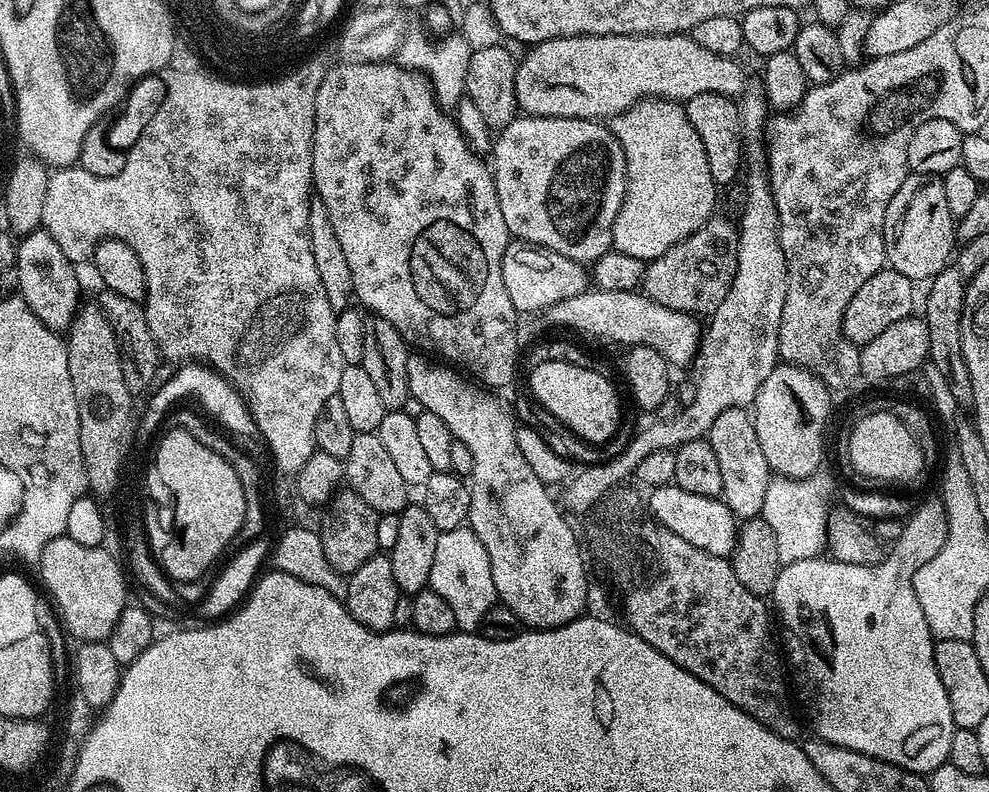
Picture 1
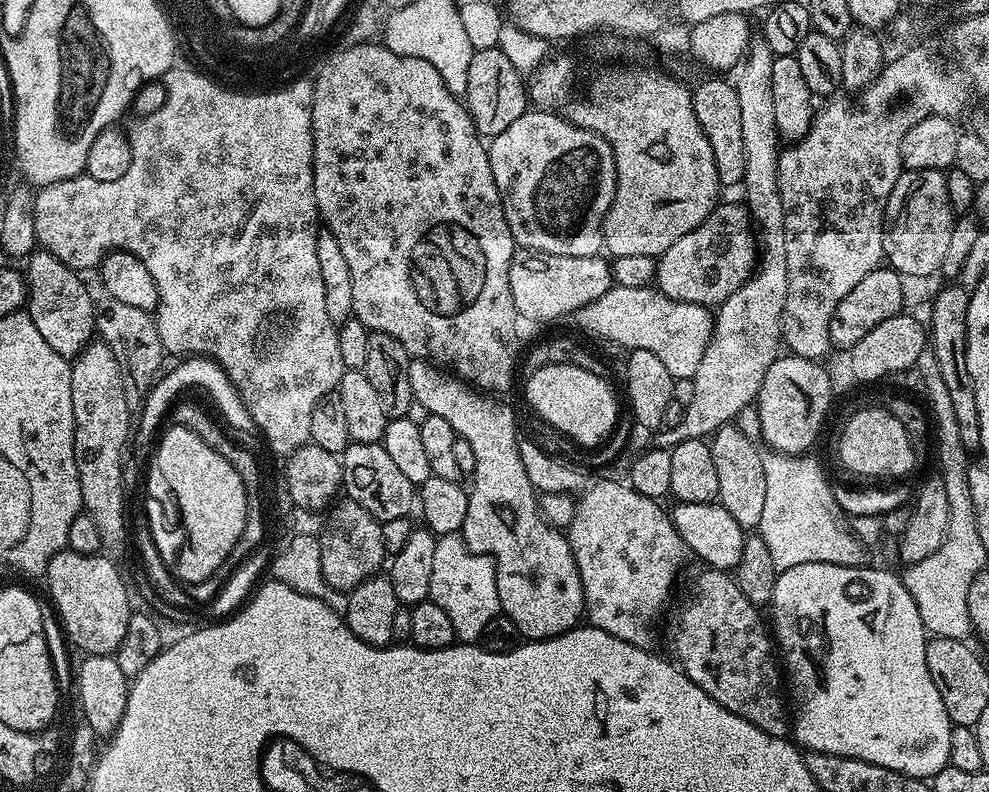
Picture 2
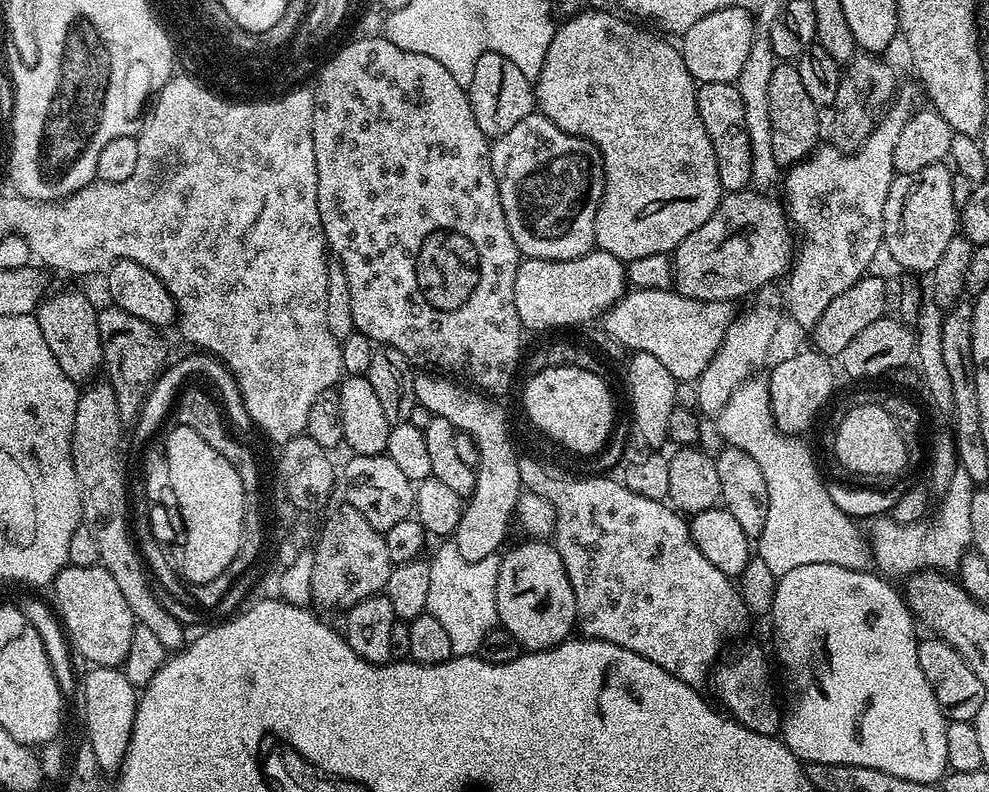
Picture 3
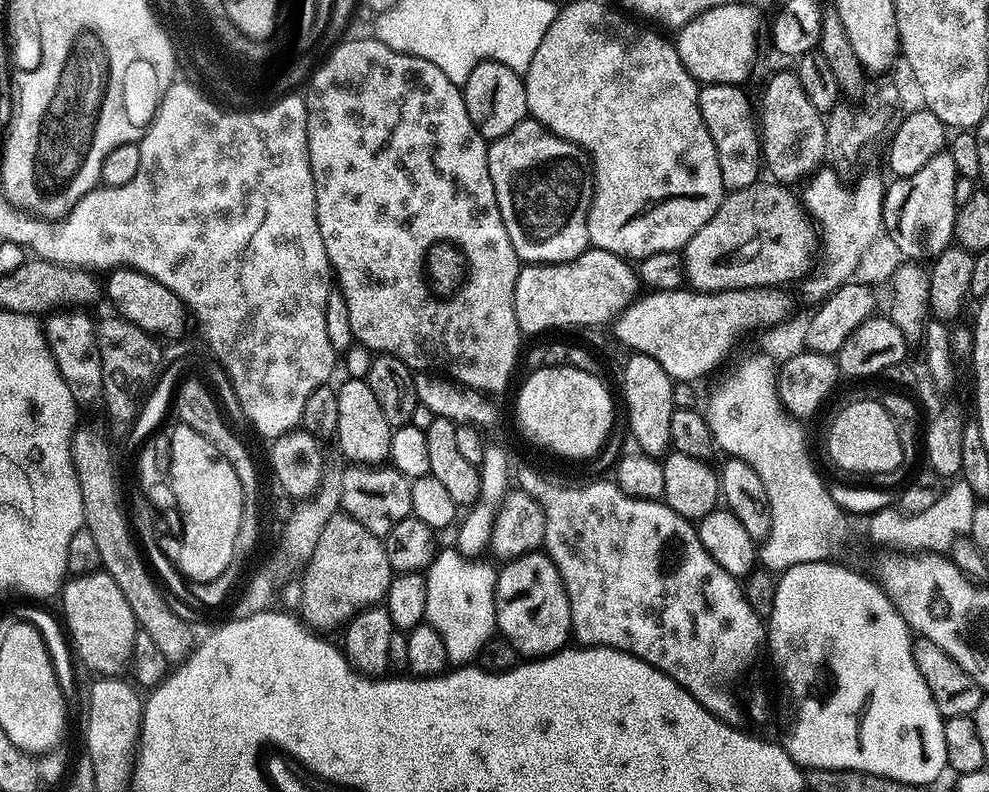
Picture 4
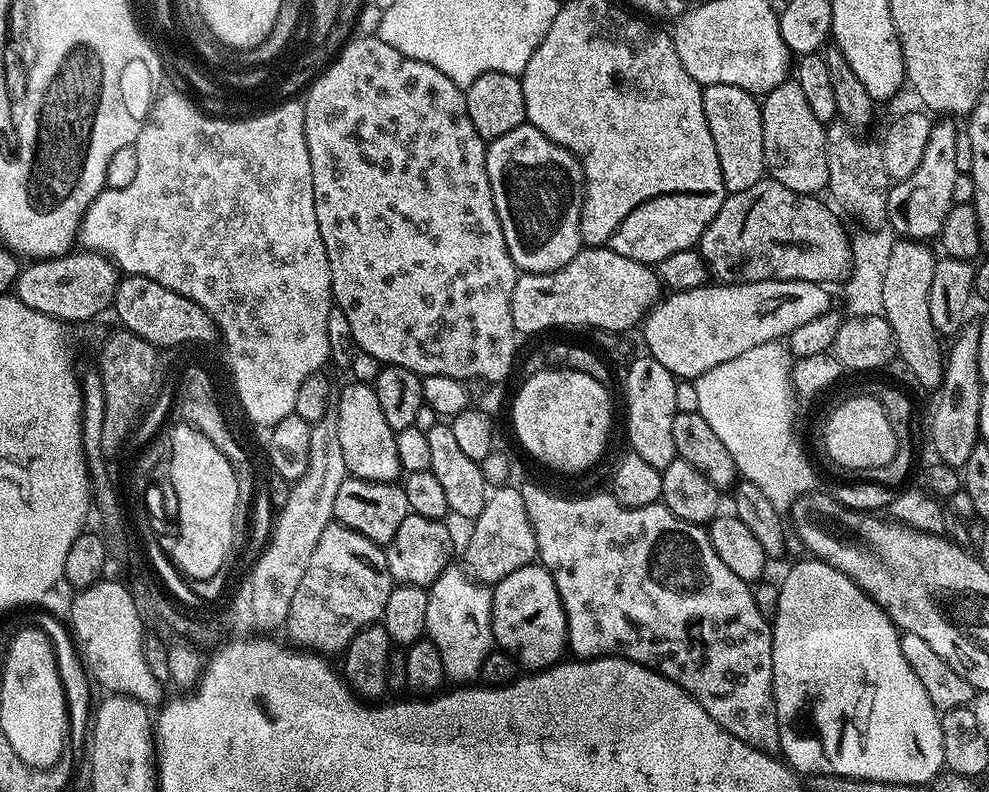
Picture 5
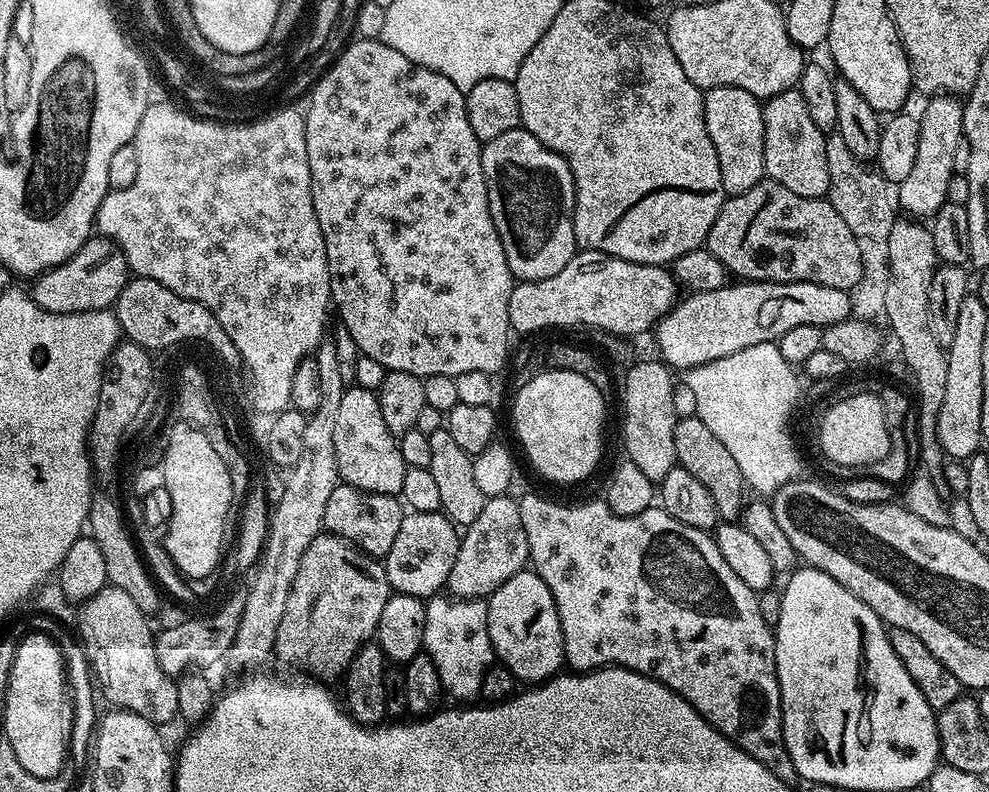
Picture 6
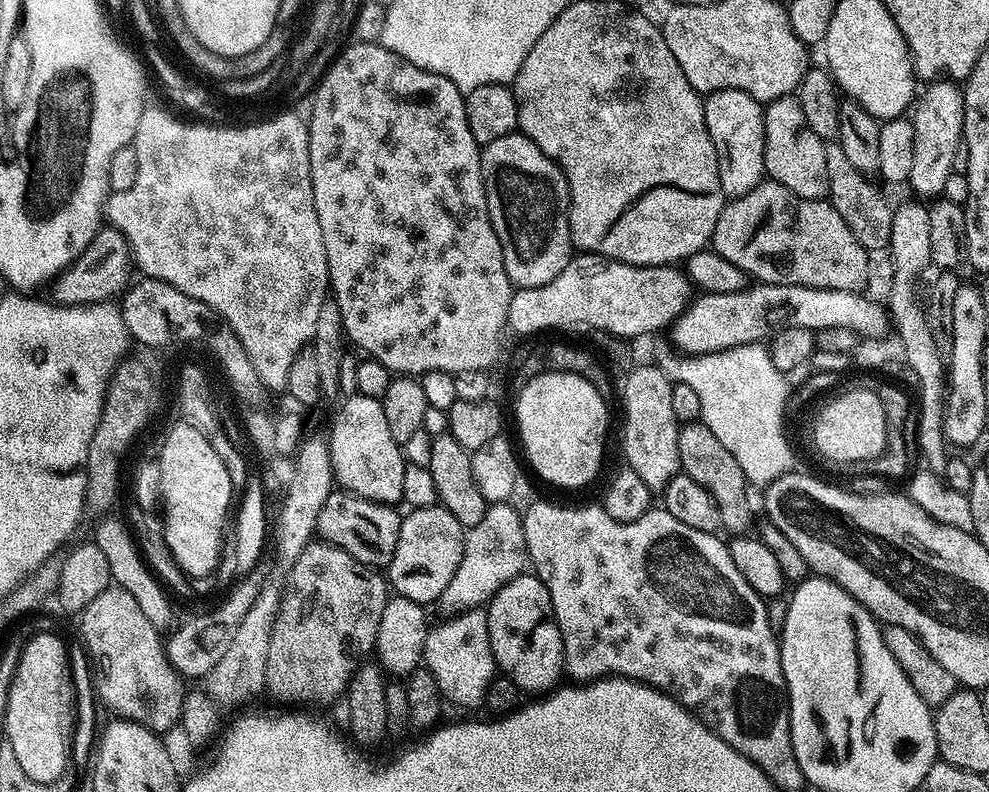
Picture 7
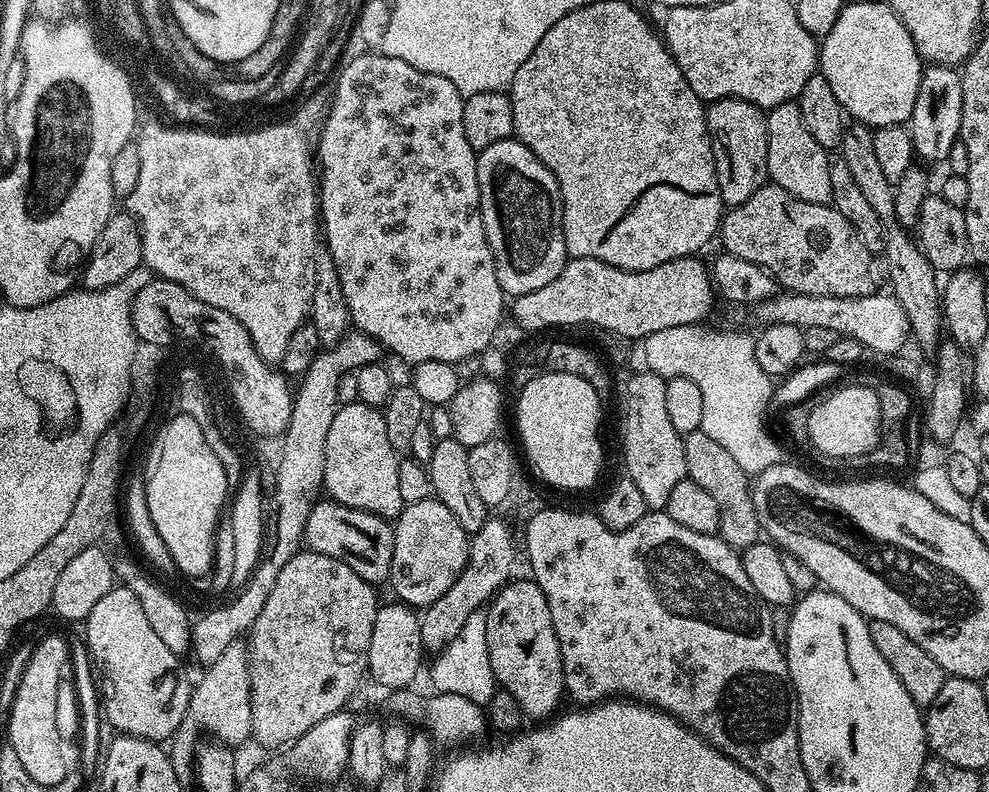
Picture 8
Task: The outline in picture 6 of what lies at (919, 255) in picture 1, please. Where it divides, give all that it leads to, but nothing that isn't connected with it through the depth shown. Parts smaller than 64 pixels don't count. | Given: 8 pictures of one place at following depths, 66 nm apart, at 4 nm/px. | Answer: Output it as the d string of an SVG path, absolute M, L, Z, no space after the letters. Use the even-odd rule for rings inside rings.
M936 94L929 100L932 101L925 106L924 113L918 116L918 158L914 158L909 176L898 185L899 207L904 207L912 218L931 218L947 201L946 186L954 175L954 154L958 151L958 142L964 139L963 103L952 94Z

